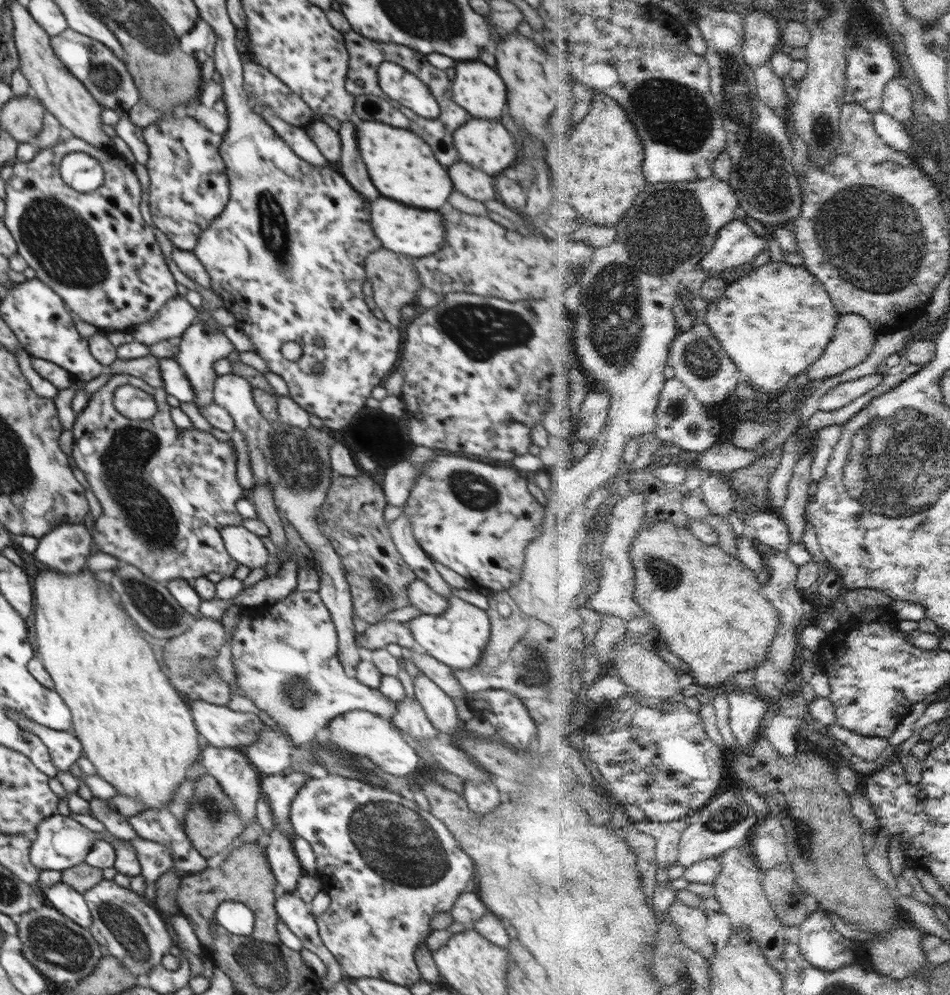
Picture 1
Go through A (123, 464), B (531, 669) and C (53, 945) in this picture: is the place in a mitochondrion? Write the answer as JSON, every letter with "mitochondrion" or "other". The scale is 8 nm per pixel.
{"A":"mitochondrion","B":"mitochondrion","C":"mitochondrion"}

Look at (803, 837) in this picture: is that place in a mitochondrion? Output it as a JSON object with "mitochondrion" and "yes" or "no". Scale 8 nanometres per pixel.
{"mitochondrion":"yes"}

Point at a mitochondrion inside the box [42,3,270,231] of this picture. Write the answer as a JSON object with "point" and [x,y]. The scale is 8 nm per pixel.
{"point":[107,80]}

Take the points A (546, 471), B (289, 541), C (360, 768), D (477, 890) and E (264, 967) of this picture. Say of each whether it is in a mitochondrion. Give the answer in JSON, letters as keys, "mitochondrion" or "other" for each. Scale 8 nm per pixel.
{"A":"other","B":"other","C":"mitochondrion","D":"other","E":"mitochondrion"}

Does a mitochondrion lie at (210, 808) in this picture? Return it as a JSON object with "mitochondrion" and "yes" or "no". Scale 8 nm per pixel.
{"mitochondrion":"yes"}

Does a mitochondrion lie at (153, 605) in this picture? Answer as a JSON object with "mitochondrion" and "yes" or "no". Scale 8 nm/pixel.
{"mitochondrion":"yes"}

